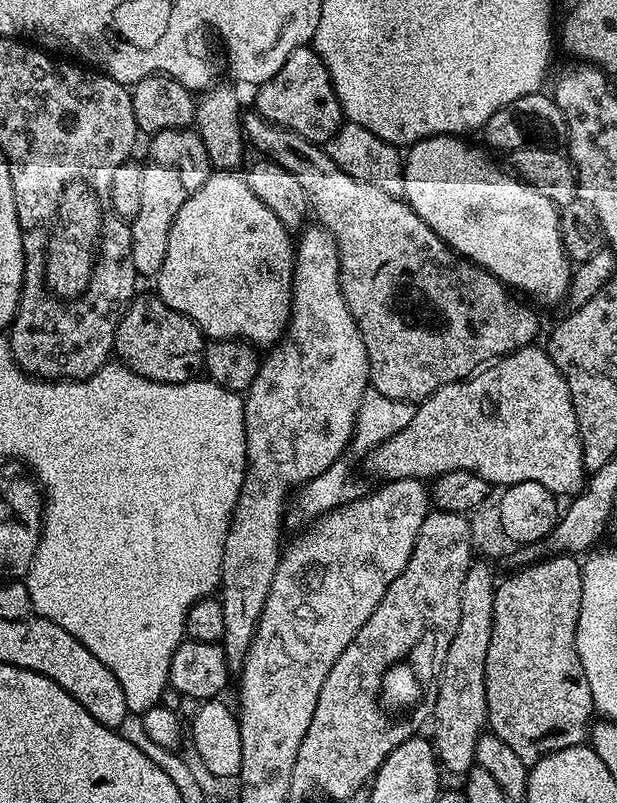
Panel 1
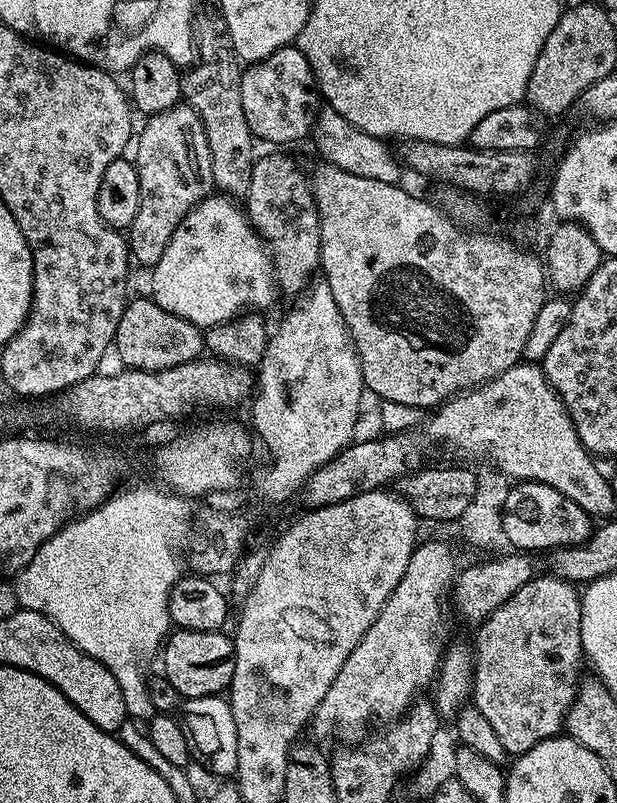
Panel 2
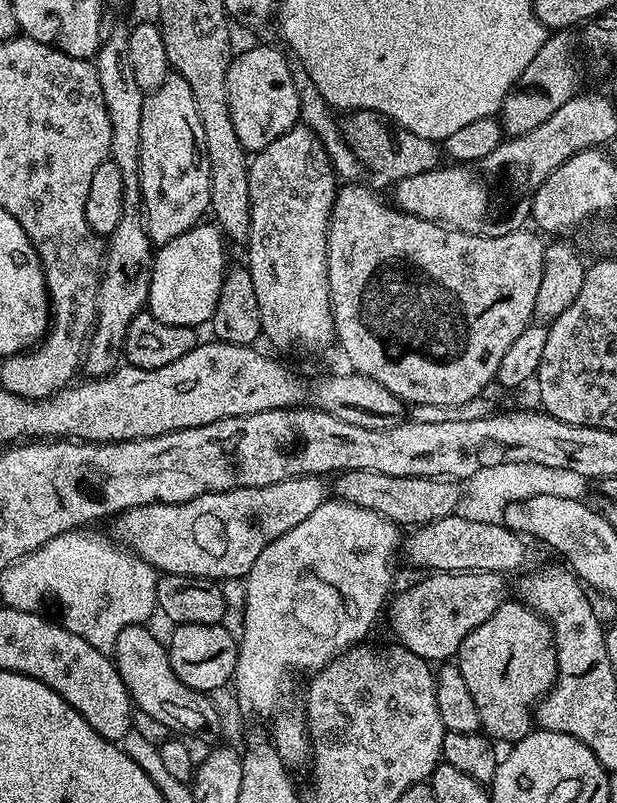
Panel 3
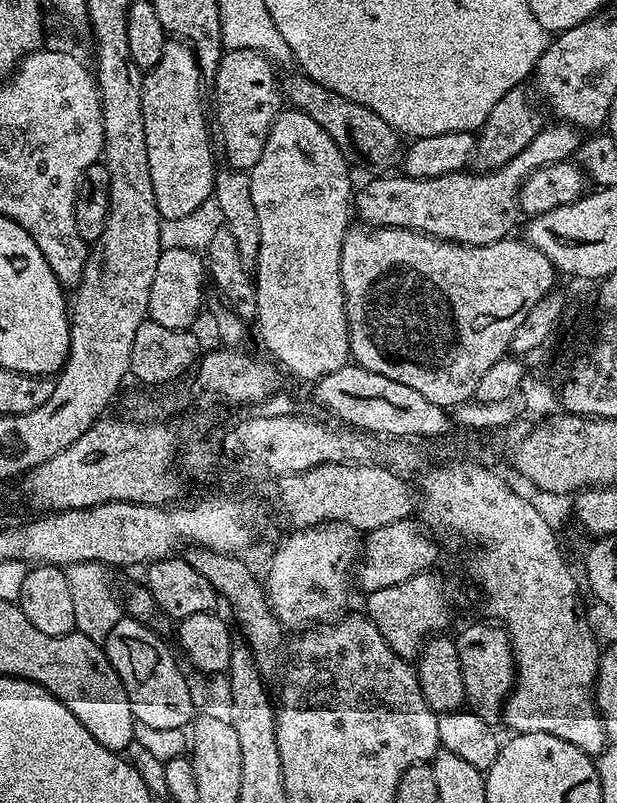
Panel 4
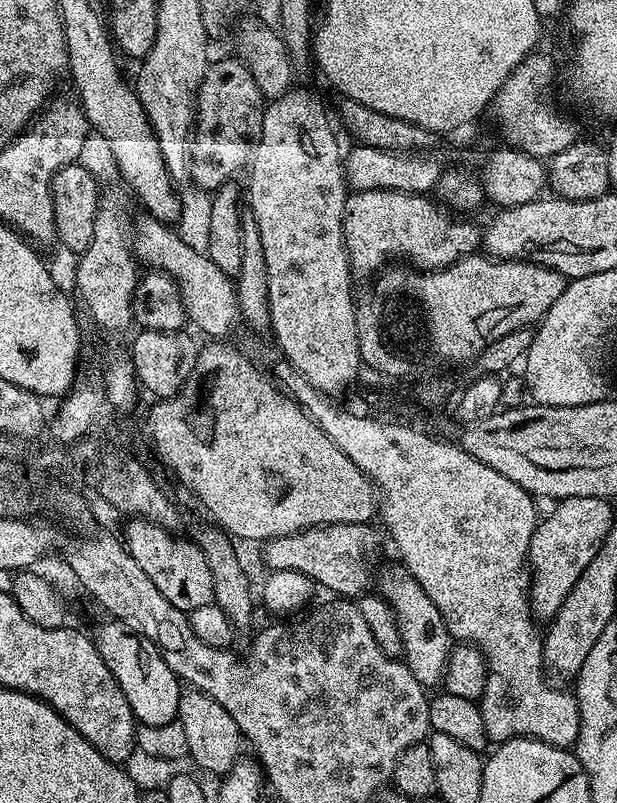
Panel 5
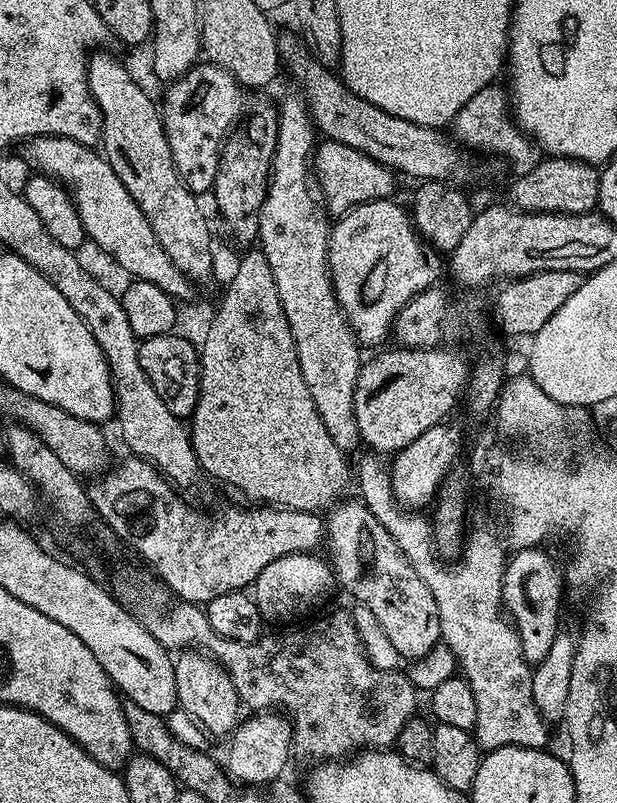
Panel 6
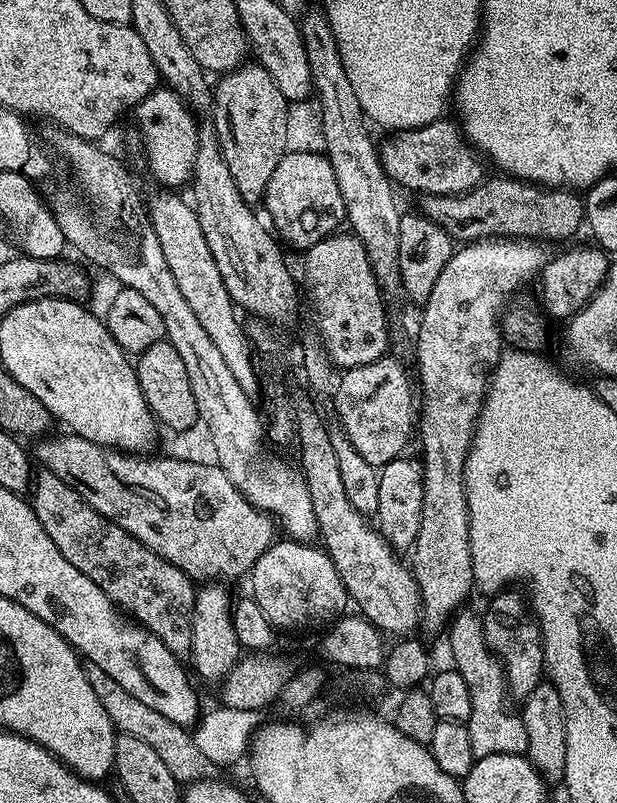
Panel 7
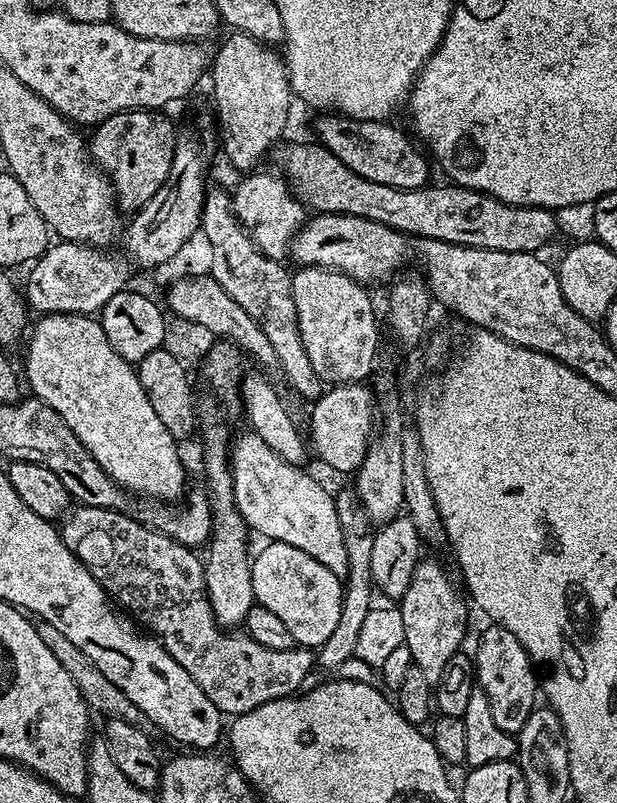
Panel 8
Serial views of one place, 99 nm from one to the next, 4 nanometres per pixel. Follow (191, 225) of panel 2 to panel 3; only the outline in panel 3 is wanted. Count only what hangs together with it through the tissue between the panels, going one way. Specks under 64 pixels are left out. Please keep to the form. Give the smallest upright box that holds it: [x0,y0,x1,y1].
[146,222,230,328]

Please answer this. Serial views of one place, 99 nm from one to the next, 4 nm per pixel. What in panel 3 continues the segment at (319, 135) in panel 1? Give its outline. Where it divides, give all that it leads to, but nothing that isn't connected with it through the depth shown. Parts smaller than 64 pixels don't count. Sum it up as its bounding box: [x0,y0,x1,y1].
[226,44,300,154]

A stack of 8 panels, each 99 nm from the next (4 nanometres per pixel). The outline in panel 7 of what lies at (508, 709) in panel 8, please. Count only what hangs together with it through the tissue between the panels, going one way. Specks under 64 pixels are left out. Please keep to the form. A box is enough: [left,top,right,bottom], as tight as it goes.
[482,590,544,698]

